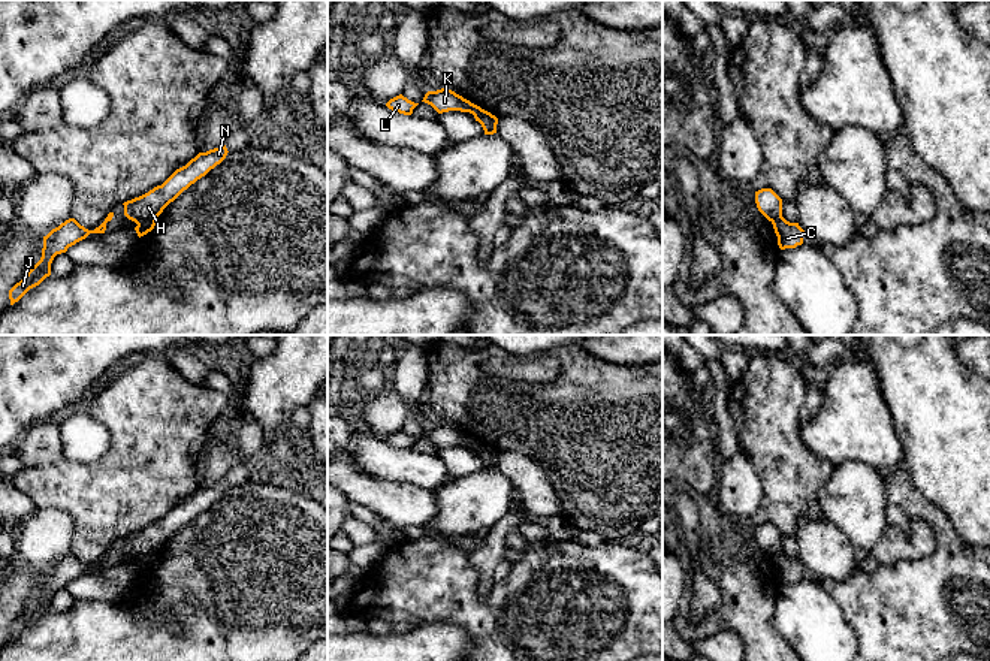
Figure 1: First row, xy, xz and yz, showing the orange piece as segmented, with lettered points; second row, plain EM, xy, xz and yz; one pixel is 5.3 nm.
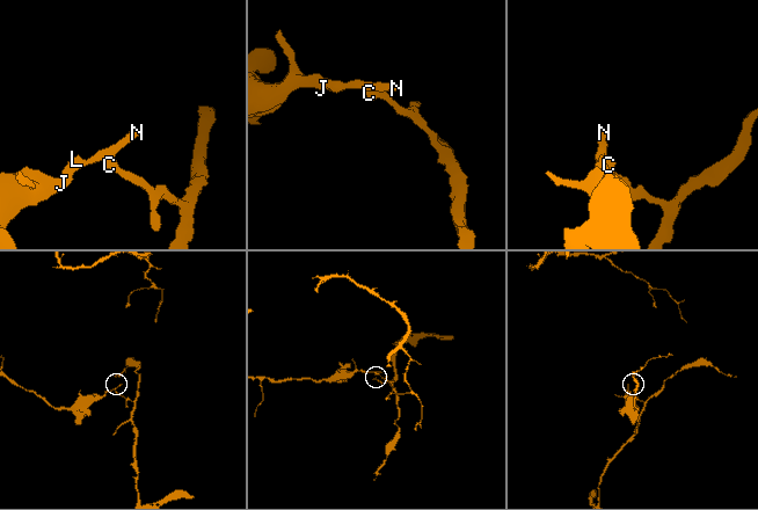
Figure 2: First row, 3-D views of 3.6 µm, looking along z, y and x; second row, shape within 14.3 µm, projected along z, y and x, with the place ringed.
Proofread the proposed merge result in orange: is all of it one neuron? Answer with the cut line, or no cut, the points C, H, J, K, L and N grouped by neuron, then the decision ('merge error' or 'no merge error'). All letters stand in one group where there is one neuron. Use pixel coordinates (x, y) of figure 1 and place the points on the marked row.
xy (154, 219), (147, 219), (138, 225) | C / H J K L N | merge error

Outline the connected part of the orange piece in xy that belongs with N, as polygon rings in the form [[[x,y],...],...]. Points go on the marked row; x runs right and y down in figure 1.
[[[224,144],[206,153],[199,153],[185,166],[176,169],[162,185],[124,202],[124,215],[136,224],[156,220],[184,190],[220,165],[227,153]]]

